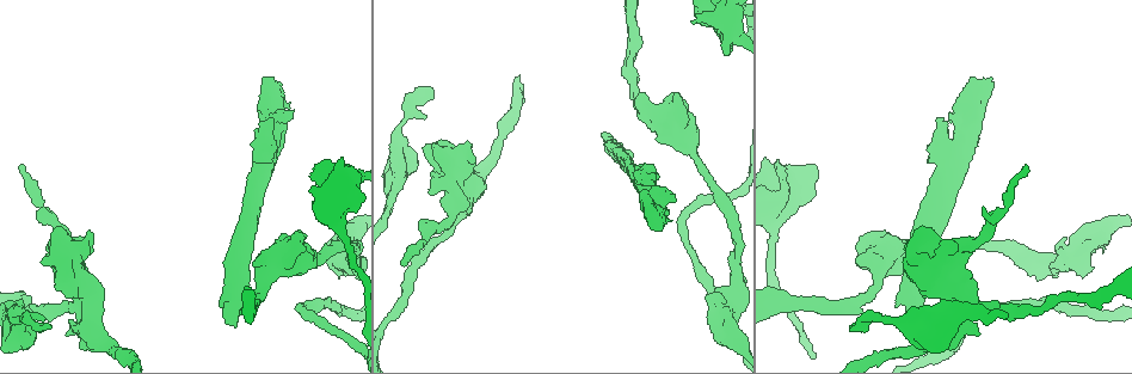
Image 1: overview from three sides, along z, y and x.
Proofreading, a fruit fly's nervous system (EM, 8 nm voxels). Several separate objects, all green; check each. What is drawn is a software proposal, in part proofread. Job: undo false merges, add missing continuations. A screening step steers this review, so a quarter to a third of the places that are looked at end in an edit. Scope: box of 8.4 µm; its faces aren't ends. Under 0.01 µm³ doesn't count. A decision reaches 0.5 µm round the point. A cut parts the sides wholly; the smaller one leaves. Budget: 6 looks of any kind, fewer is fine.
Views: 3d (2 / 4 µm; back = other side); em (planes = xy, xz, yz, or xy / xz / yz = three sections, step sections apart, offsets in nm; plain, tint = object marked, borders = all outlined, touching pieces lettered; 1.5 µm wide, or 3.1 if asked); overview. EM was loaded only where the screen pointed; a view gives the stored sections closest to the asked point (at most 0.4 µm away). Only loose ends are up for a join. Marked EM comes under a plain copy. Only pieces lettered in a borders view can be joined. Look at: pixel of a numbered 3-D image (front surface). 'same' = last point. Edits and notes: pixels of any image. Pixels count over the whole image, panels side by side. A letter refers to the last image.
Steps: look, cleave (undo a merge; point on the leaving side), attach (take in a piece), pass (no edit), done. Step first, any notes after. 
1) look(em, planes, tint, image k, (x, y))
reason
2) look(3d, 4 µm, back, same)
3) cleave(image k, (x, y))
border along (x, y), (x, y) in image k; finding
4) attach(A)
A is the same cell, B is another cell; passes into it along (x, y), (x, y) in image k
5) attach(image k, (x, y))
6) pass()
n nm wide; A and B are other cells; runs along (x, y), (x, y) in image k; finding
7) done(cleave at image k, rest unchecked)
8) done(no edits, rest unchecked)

look(em, planes, borders, image 1, (423, 86))
thin end

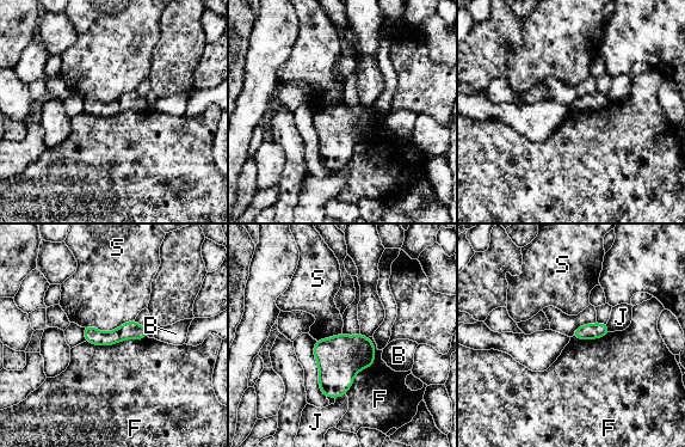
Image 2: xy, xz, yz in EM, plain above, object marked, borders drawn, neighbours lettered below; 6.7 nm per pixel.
pass()
120 nm wide; B, F, J and S are other cells; border along (134, 319), (109, 331), (82, 326) in image 2; no lettered piece goes on from it

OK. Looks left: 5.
look(3d, 2 µm, back, image 1, (89, 323))
calibre changes

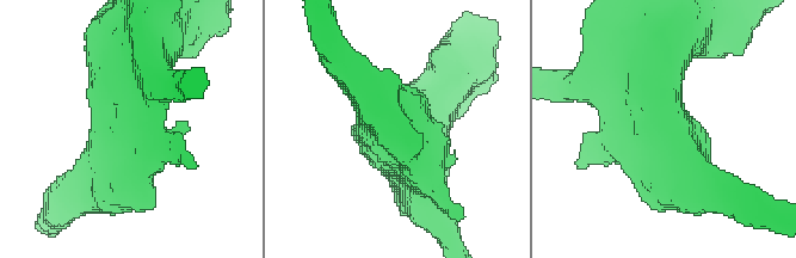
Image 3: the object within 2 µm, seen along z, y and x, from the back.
look(em, planes, tint, image 3, (128, 127))

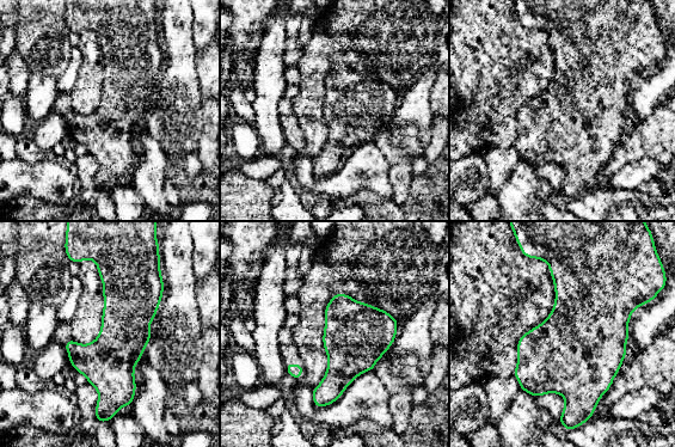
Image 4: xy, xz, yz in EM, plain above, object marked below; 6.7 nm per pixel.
look(em, planes, borders, same)

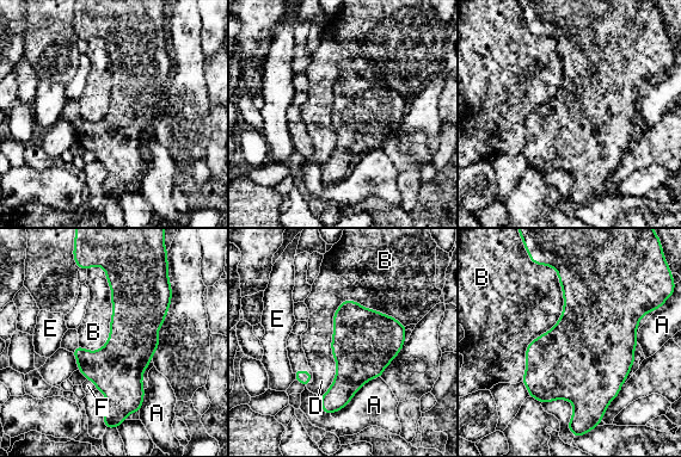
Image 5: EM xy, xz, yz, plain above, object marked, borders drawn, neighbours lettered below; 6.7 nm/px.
pass()
A, B, D, E and F are other cells; border along (405, 326), (344, 300), (335, 371) in image 5; one neuron here

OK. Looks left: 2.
done(no edits, rest unchecked)

